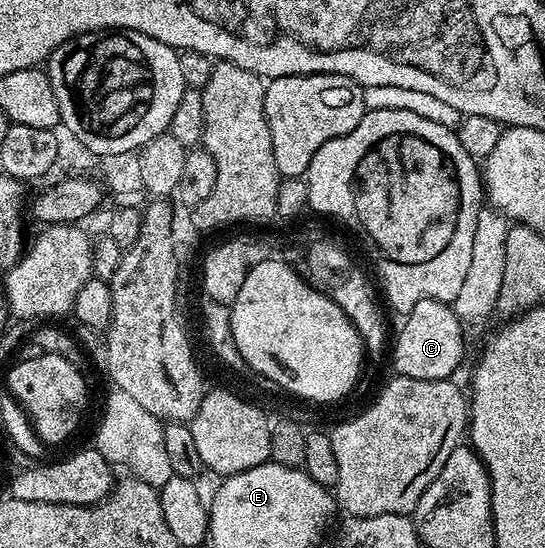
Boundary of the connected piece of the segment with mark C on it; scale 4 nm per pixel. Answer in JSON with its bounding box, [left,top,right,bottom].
[391,299,465,381]

